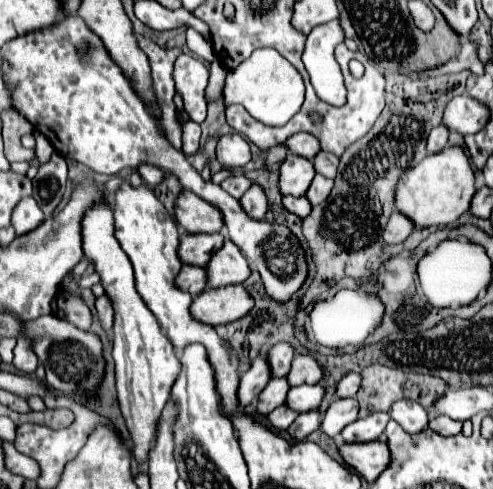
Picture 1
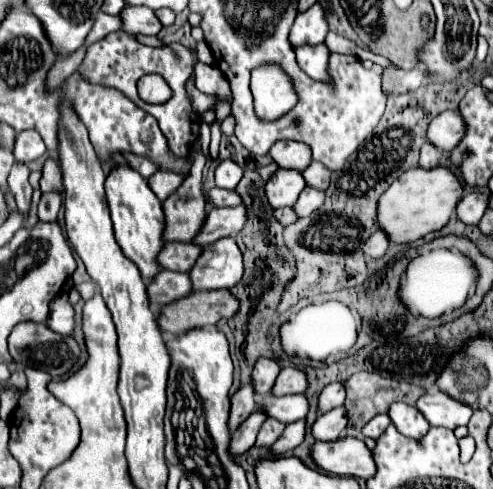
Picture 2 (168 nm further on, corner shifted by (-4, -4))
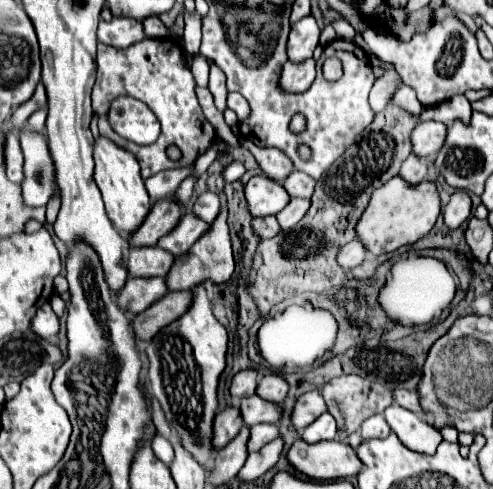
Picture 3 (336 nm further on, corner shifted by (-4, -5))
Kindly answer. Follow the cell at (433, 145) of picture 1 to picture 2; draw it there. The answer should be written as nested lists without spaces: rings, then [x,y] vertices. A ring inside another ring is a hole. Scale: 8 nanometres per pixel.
[[[432,143],[422,145],[418,165],[424,169],[434,169],[438,165],[438,151],[436,151],[436,147],[432,147]]]

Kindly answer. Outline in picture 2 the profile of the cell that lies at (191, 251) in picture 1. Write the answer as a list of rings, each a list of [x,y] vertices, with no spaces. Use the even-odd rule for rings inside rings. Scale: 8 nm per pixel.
[[[164,243],[164,251],[156,257],[162,269],[168,271],[190,271],[198,255],[202,253],[202,247],[192,243]]]

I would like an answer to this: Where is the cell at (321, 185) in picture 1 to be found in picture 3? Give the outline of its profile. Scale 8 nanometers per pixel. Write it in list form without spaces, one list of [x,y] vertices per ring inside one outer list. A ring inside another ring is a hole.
[[[292,198],[288,202],[288,206],[276,216],[280,220],[280,228],[286,232],[292,226],[296,226],[304,218],[308,208],[310,208],[310,200],[308,198]]]

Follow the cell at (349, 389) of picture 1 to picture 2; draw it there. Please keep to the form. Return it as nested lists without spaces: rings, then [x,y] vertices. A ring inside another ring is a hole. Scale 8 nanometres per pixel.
[[[330,383],[328,387],[324,387],[324,391],[320,393],[320,399],[318,399],[318,411],[320,413],[328,413],[332,411],[334,407],[340,407],[346,399],[346,393],[344,393],[344,385],[342,383]]]

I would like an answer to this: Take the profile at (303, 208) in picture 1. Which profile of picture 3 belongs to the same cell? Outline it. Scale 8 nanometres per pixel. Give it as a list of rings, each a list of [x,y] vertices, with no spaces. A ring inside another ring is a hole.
[[[276,216],[254,218],[252,228],[254,228],[254,232],[256,232],[260,238],[272,238],[272,236],[276,236],[276,234],[280,232],[280,224],[278,224]]]

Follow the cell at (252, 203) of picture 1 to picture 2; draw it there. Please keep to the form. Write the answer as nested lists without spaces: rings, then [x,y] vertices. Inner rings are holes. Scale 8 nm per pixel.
[[[222,207],[222,209],[210,209],[208,219],[204,219],[204,227],[196,233],[196,239],[192,243],[204,247],[214,243],[222,237],[234,237],[246,223],[246,207]]]

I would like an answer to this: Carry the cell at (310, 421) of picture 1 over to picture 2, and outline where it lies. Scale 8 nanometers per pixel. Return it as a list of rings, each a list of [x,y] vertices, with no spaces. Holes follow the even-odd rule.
[[[296,421],[286,425],[284,433],[280,435],[280,439],[270,447],[272,455],[284,455],[286,451],[292,451],[294,447],[298,447],[304,441],[304,421]]]

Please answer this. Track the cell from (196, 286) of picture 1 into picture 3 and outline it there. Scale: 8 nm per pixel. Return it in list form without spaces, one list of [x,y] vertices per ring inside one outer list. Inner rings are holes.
[[[128,278],[128,284],[120,290],[116,302],[124,312],[140,314],[166,294],[166,278]]]

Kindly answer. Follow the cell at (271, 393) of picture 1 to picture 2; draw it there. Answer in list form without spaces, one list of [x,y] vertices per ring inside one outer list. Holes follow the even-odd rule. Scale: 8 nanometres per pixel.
[[[256,411],[256,413],[252,413],[244,423],[242,423],[242,427],[238,427],[238,431],[234,431],[232,433],[232,441],[230,441],[230,455],[242,455],[242,453],[246,453],[252,445],[254,445],[254,441],[256,441],[256,433],[260,431],[260,425],[266,421],[266,417],[264,417],[264,413],[260,413],[260,411]]]

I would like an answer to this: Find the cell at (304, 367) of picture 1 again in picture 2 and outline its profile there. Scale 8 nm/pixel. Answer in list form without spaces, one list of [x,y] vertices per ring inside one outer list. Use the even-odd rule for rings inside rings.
[[[282,367],[280,375],[276,377],[276,383],[272,387],[272,395],[292,395],[292,393],[304,393],[308,389],[308,379],[304,371],[296,367]]]

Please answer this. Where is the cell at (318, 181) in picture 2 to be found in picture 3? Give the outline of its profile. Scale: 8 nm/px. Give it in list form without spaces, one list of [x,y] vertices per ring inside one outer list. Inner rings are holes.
[[[292,172],[292,176],[288,176],[284,180],[284,188],[288,188],[288,194],[294,198],[294,196],[300,196],[300,198],[312,198],[312,192],[314,192],[314,186],[316,186],[316,180],[312,176],[306,176],[304,172]]]

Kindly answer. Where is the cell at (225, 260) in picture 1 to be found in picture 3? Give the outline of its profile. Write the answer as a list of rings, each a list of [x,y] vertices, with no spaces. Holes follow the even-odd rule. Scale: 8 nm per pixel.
[[[222,194],[222,212],[212,224],[212,228],[188,250],[188,254],[178,256],[176,264],[172,266],[172,272],[166,276],[168,280],[168,290],[192,290],[204,282],[212,284],[224,284],[230,280],[234,274],[234,256],[232,256],[232,244],[230,244],[230,234],[226,226],[226,198]]]

